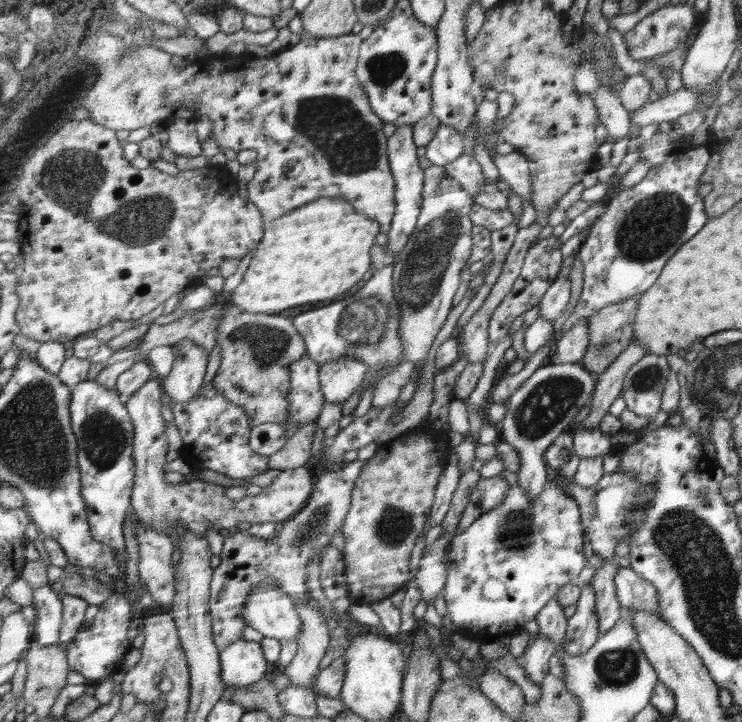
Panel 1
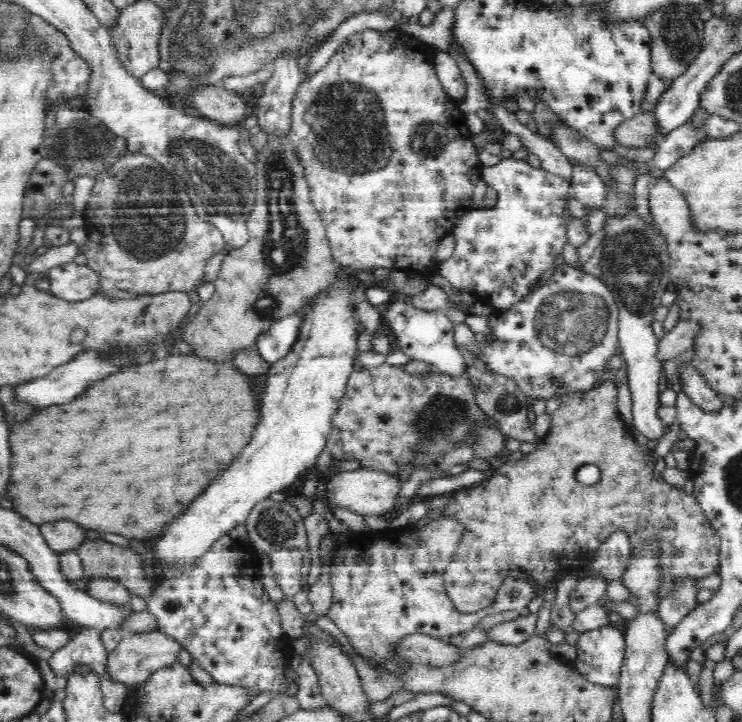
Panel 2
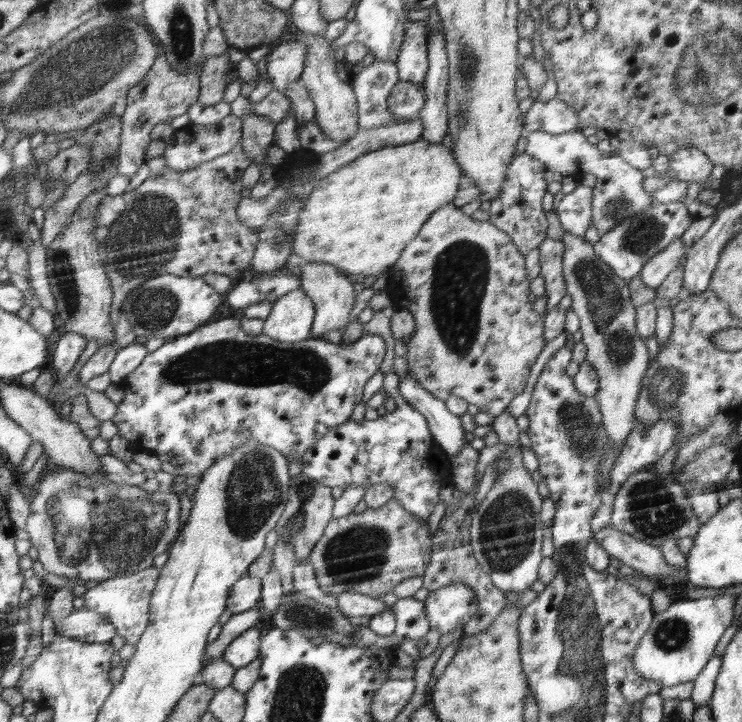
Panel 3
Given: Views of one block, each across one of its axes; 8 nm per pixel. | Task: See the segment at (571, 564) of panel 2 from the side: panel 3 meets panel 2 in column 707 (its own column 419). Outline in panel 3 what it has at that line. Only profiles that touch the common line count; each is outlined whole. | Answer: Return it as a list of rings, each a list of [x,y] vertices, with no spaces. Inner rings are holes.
[[[392,498],[380,508],[367,507],[363,512],[330,520],[308,560],[324,594],[356,592],[378,598],[392,592],[402,580],[426,573],[432,542],[428,524],[422,524],[422,520]]]

